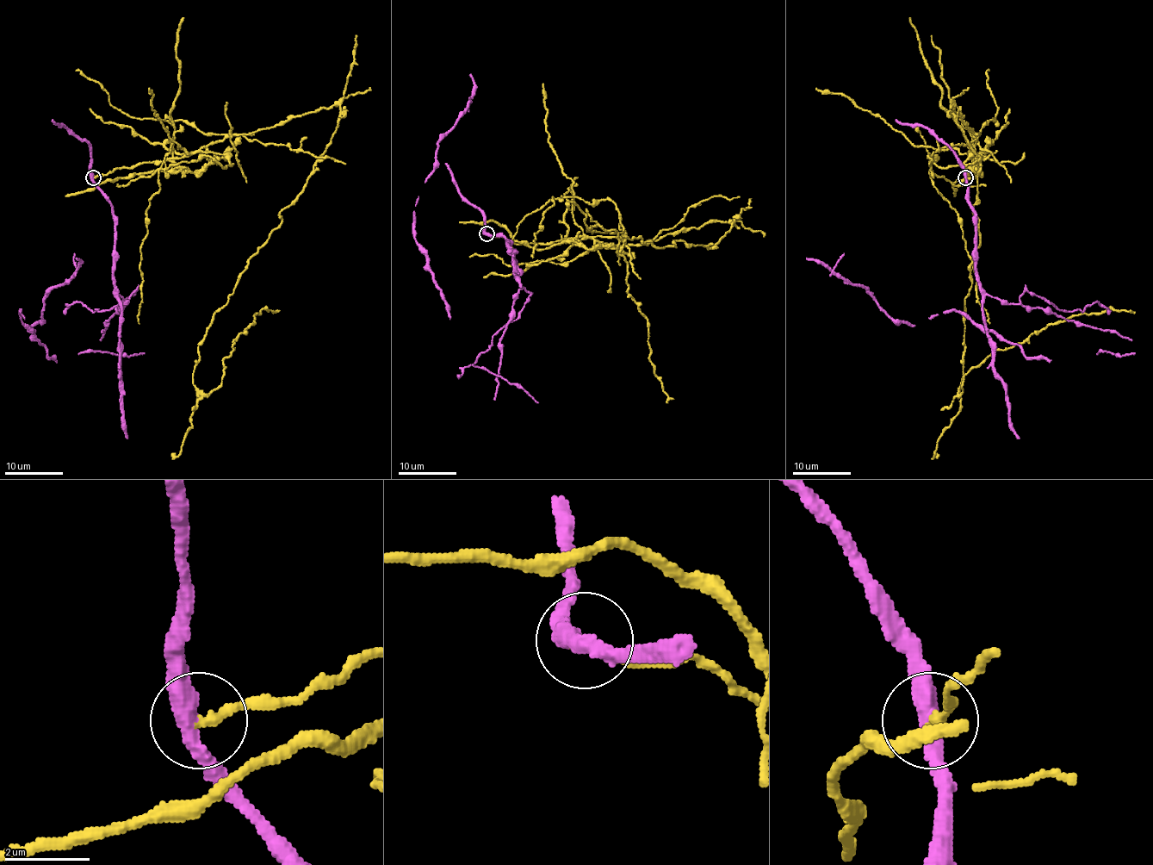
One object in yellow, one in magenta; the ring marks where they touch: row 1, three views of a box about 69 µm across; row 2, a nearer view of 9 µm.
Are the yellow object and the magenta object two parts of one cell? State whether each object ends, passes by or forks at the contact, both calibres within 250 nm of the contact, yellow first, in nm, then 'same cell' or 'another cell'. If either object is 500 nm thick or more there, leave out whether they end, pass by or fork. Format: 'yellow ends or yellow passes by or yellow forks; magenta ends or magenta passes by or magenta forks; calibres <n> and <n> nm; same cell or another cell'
yellow ends; magenta passes by; calibres 220 and 400 nm; another cell

